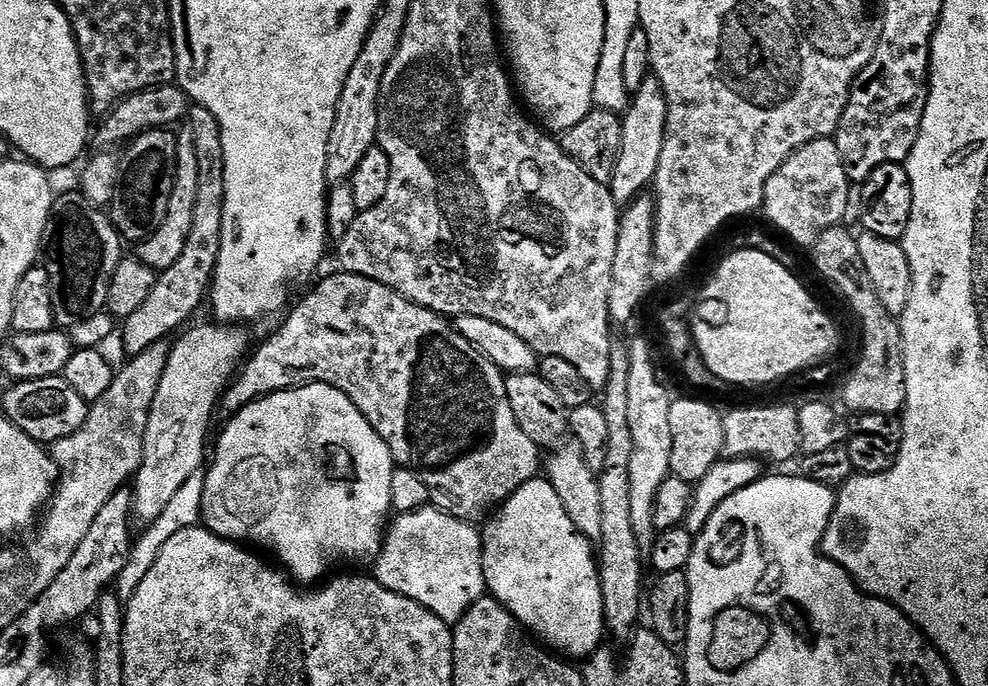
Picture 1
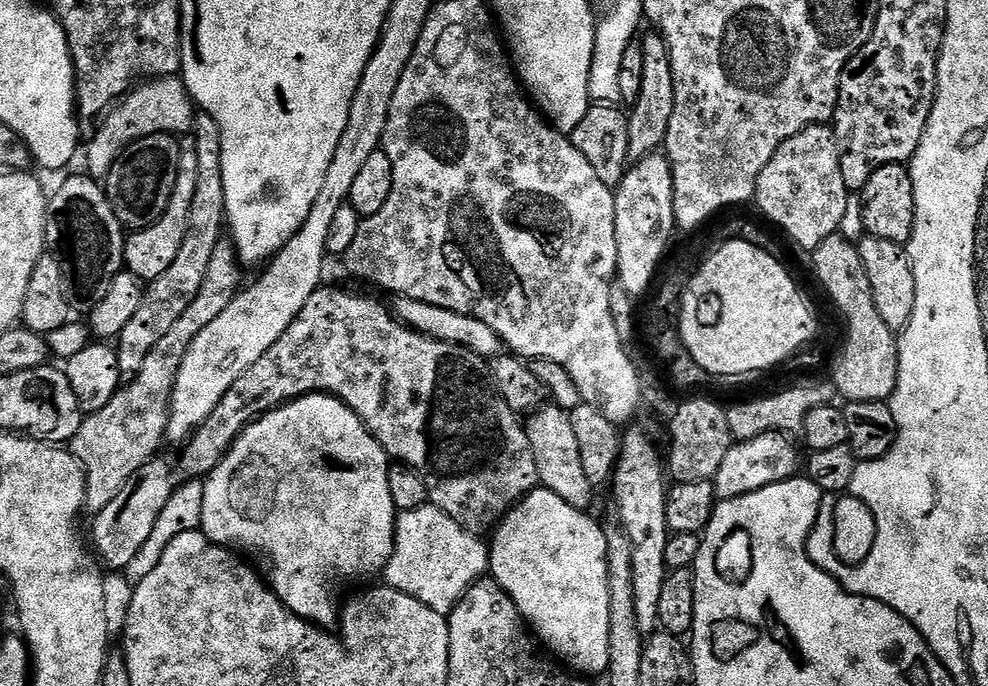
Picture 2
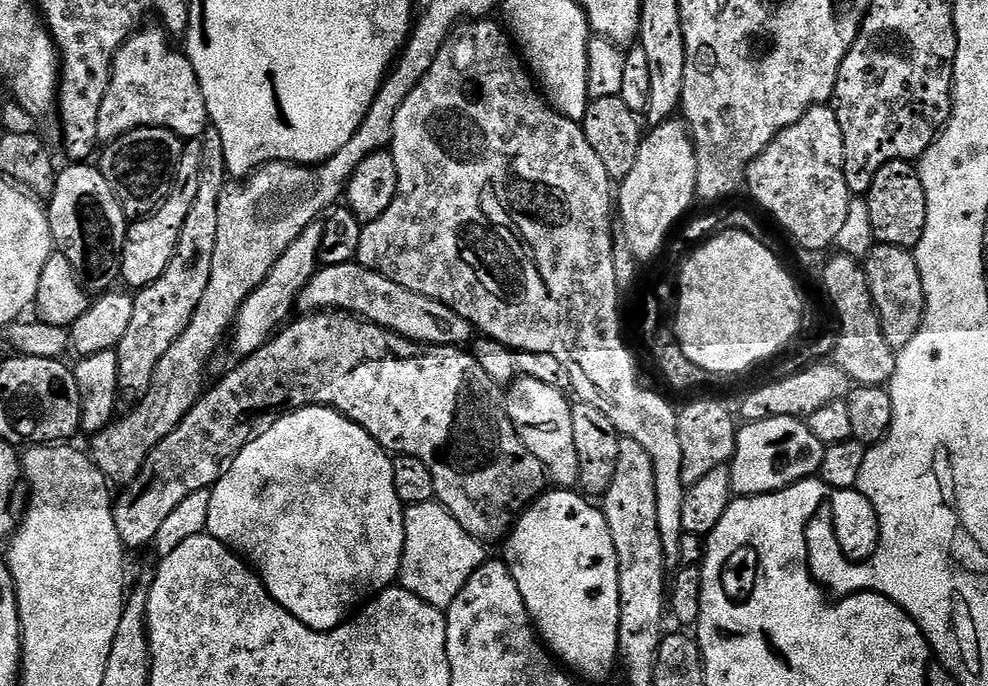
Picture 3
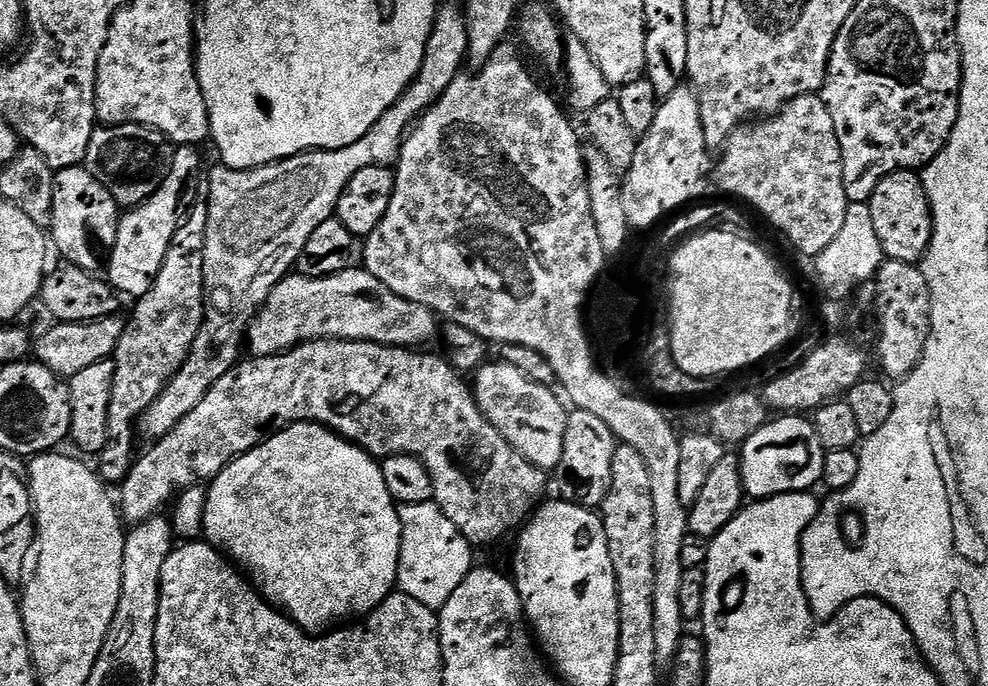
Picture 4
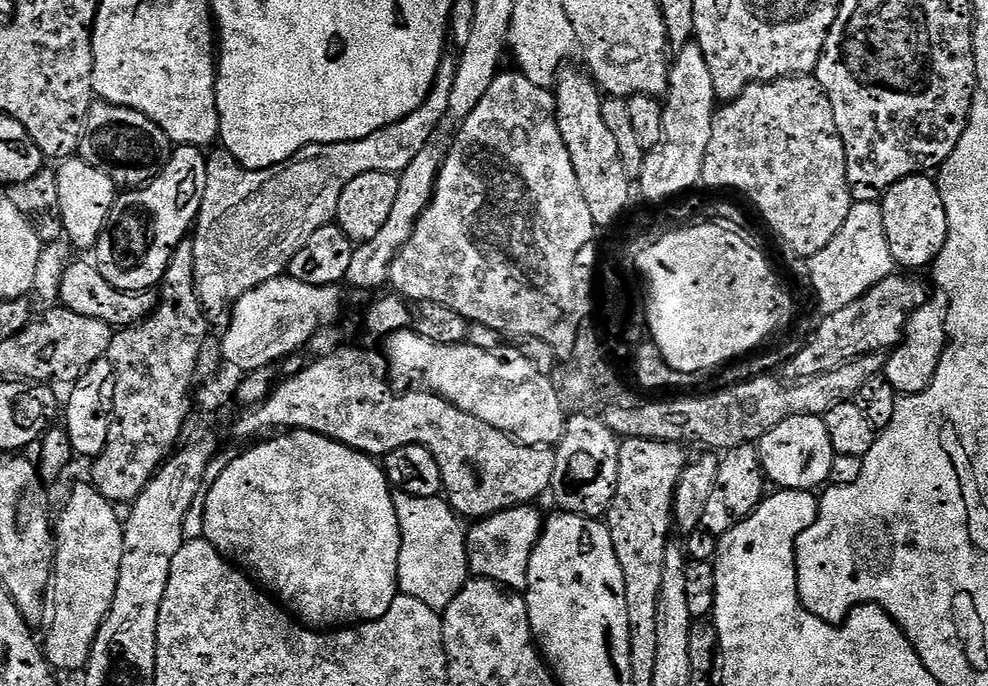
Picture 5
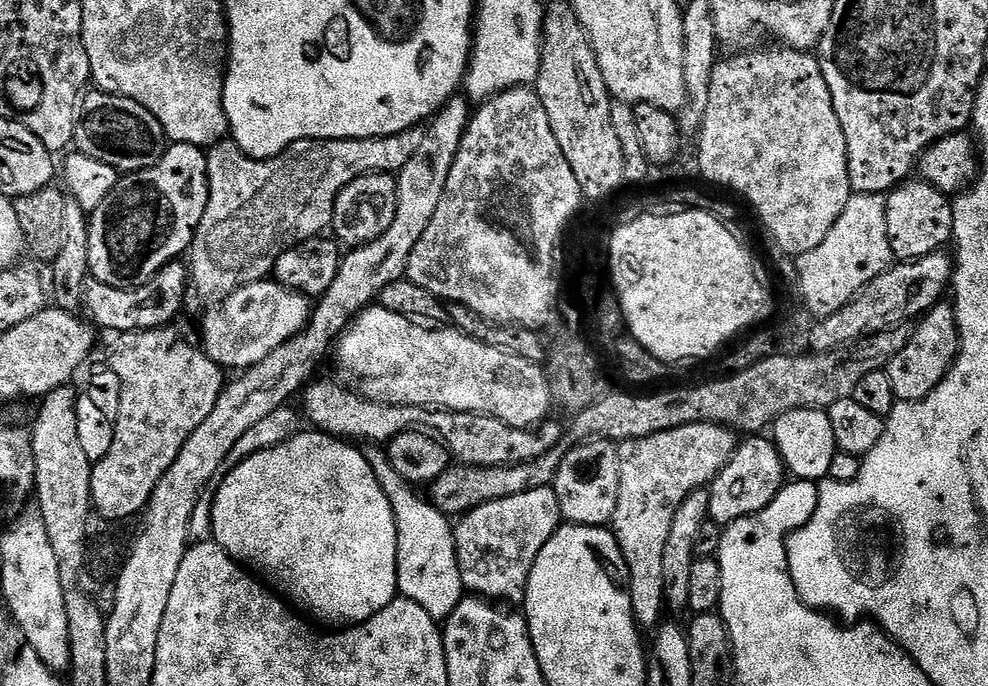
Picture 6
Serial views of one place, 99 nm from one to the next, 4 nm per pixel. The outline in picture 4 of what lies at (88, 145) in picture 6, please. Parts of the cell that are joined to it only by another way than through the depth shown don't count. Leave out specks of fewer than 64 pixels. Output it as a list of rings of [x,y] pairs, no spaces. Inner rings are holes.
[[[141,124],[98,126],[90,138],[83,167],[88,169],[119,204],[121,209],[136,208],[146,202],[166,182],[174,162],[176,148],[171,140],[153,128]]]

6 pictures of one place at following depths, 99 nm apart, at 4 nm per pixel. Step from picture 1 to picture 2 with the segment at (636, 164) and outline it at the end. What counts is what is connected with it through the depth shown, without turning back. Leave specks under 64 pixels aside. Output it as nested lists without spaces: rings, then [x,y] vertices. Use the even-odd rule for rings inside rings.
[[[651,35],[642,40],[642,94],[638,94],[638,102],[631,105],[628,117],[628,155],[636,162],[655,153],[663,145],[670,117],[674,114],[674,74],[670,66],[670,50],[663,36]]]

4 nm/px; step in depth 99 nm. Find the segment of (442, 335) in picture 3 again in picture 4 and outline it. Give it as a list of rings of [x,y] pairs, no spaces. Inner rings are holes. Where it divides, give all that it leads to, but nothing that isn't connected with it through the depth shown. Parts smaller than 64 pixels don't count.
[[[349,266],[338,274],[310,278],[289,274],[274,286],[246,333],[252,356],[277,356],[307,340],[369,340],[394,348],[424,346],[436,332],[437,313],[427,304],[394,294],[363,266]]]

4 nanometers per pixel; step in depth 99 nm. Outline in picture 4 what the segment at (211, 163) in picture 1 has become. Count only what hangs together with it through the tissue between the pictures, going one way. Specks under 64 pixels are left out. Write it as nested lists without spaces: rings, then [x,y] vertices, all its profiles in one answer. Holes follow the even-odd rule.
[[[197,202],[192,205],[186,217],[187,226],[181,226],[174,234],[156,281],[146,295],[135,301],[136,309],[132,317],[127,317],[114,357],[116,373],[112,379],[108,419],[110,442],[98,456],[98,472],[105,481],[122,482],[128,477],[134,463],[132,439],[138,436],[136,427],[140,417],[164,393],[168,381],[175,378],[177,370],[184,365],[188,349],[204,325],[206,293],[202,233],[207,217],[207,203]]]

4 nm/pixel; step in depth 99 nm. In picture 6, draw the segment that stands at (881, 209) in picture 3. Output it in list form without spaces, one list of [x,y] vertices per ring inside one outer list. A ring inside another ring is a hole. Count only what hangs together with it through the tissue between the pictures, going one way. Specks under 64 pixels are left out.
[[[905,182],[887,193],[886,230],[890,250],[897,261],[917,260],[926,254],[947,249],[952,240],[952,200],[932,184]]]

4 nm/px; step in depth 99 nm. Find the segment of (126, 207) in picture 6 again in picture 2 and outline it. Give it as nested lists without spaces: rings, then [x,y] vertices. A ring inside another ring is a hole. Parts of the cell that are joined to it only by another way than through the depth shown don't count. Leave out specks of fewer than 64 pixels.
[[[192,138],[180,140],[180,157],[178,158],[178,178],[174,186],[174,194],[158,222],[154,226],[142,229],[141,232],[132,232],[124,241],[124,268],[133,272],[142,282],[156,280],[178,258],[178,252],[186,238],[187,223],[190,222],[191,203],[194,202],[194,192],[198,181],[198,154],[196,141]]]

